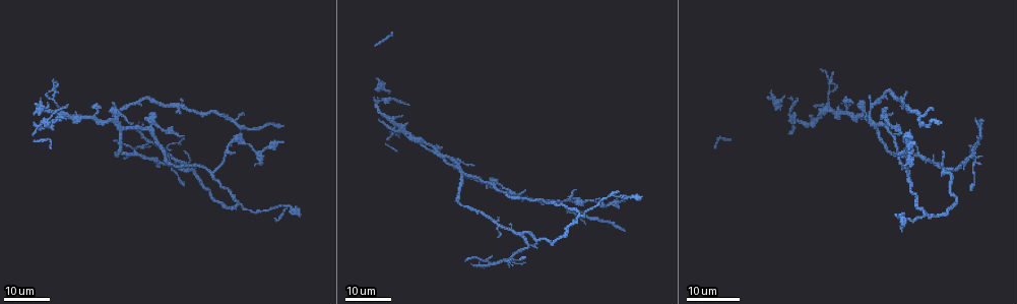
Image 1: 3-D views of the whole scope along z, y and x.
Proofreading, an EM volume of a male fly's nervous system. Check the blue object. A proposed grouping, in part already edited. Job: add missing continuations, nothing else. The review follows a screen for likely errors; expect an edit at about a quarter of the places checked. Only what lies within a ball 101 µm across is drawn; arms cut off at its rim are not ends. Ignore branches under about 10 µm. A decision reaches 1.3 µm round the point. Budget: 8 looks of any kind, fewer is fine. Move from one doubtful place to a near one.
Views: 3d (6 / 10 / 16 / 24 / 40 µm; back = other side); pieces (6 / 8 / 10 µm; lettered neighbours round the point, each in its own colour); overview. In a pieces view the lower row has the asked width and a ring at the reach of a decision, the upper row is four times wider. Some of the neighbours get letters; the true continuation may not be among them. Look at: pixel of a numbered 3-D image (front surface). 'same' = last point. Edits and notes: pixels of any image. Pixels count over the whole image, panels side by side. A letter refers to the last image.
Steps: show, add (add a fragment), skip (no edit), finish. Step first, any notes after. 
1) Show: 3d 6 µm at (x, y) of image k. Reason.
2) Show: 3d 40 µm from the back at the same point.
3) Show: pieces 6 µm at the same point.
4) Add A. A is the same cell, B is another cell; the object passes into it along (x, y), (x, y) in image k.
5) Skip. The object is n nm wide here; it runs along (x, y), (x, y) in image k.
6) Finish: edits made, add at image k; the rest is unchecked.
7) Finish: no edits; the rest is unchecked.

Show: 3d 24 µm at (473, 166) of image 1. Tapers out.

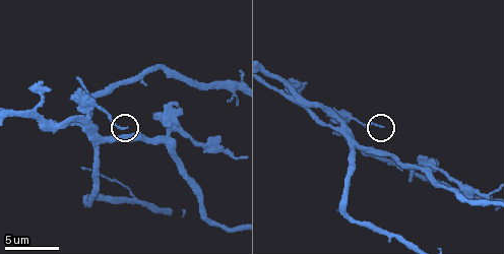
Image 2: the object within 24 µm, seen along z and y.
Show: pieces 6 µm at (379, 126) of image 2. See the neighbours.

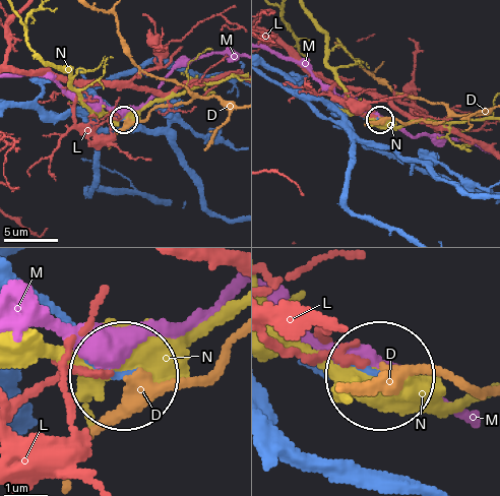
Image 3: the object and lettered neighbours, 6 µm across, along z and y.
Skip. D, L, M and N are other cells; no lettered fragment goes on from it.

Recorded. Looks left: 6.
Show: pieces 8 µm at (79, 80) of image 2. Branch stops here.

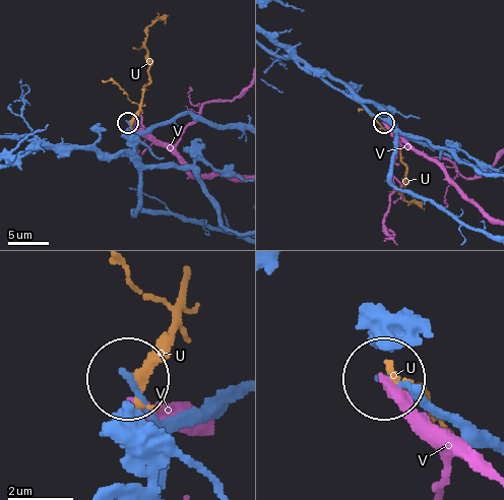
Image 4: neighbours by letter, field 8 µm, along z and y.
Skip. The object is 170 nm wide here; U and V are other cells; none of them fits.

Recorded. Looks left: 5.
Show: 3d 24 µm at (281, 141) of image 1. End of a long branch.

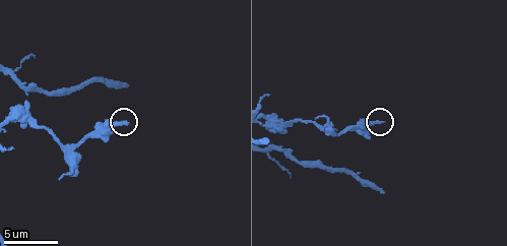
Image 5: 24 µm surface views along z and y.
Show: pieces 8 µm at (126, 122) of image 5. See the neighbours.

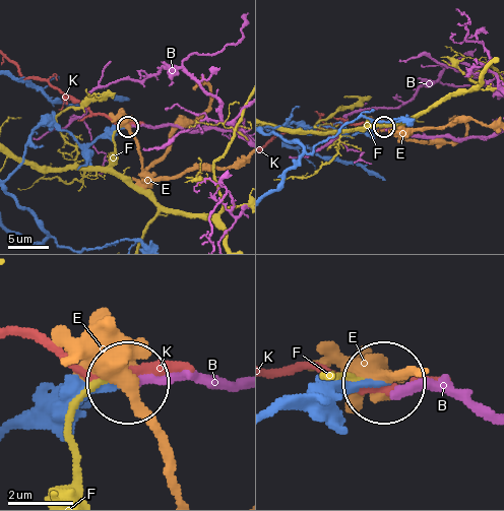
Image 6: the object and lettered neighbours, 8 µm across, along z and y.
Skip. B, E, F and K are other cells; none of them fits.

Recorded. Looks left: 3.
Show: 3d 10 µm at (382, 191) of image 5. Branch stops here.

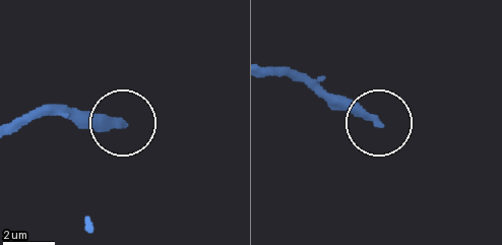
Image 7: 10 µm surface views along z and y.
Show: pieces 8 µm at (120, 124) of image 7. What lies round it.

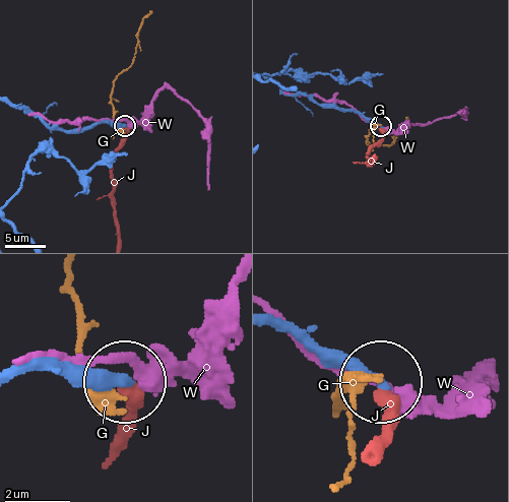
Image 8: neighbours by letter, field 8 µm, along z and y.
Add J. J is the same cell, G and W are other cells; the object passes into it along (37, 368), (100, 368), (124, 384), (114, 449) in image 8; it goes on there.

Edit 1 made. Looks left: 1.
Finish: edits made, add at image 8; the rest is unchecked.

